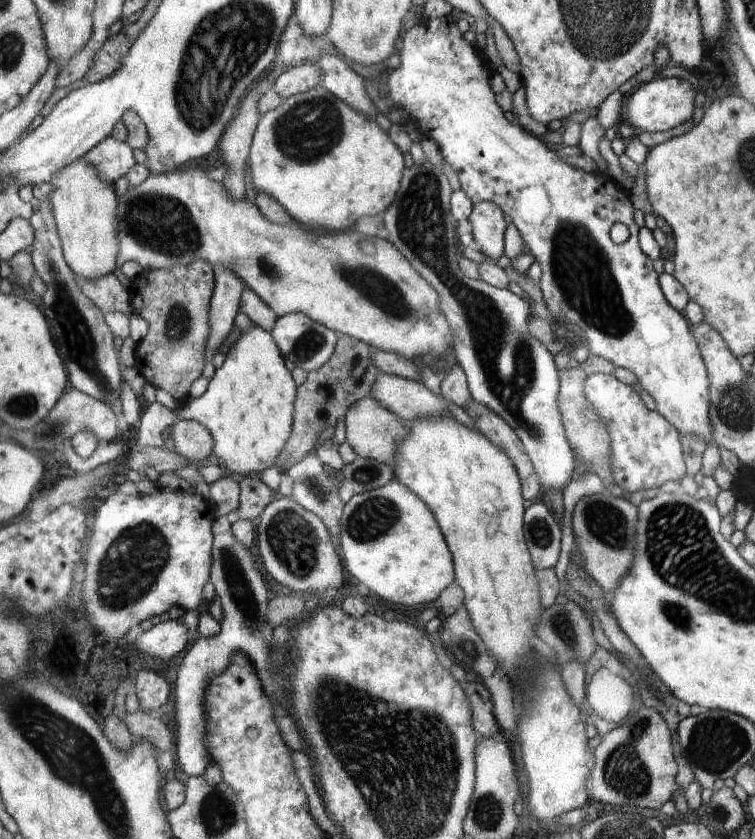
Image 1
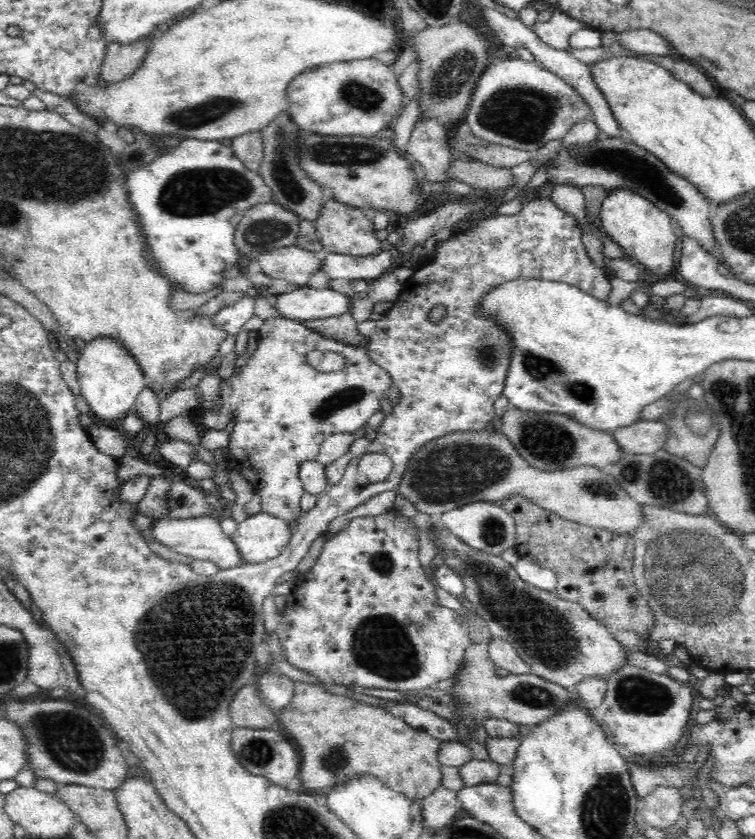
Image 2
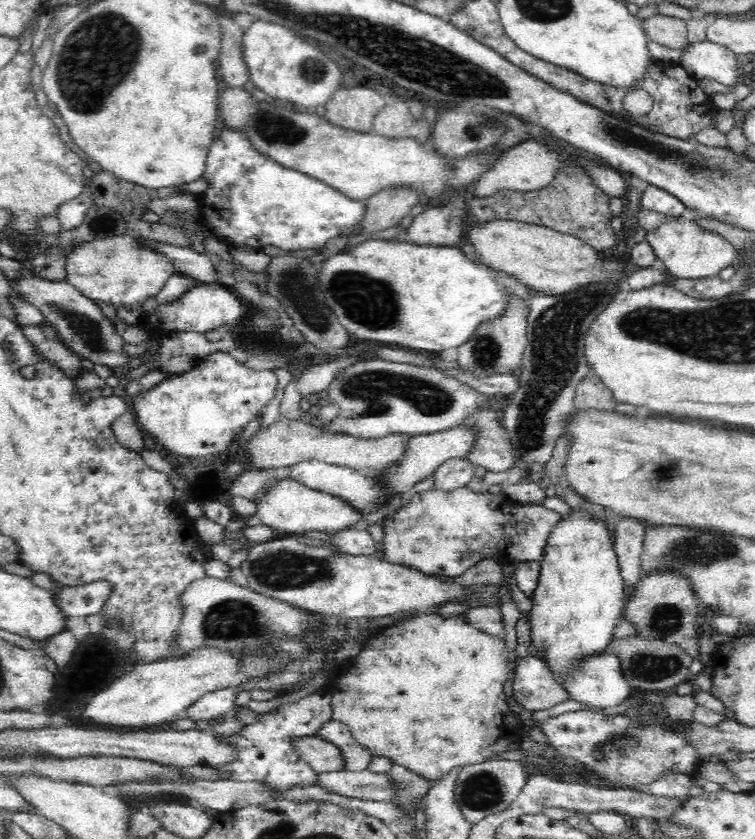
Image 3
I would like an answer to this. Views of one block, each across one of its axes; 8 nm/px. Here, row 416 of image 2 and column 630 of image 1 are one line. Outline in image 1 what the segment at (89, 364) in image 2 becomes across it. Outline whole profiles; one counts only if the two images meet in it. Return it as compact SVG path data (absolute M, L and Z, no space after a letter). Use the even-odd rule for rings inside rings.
M656 76L651 81L640 83L631 91L624 106L626 123L633 126L638 134L641 132L668 132L692 117L694 98L698 90L685 79L679 77L661 78Z

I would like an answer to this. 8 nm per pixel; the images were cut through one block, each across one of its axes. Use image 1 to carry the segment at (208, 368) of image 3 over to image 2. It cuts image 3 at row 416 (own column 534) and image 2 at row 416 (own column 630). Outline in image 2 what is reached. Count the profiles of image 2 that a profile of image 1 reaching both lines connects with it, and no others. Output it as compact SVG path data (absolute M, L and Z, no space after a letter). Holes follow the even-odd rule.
M284 317L280 318L270 318L270 320L264 320L263 325L254 335L256 340L258 340L257 350L250 356L248 363L240 370L240 372L234 372L229 381L224 382L222 380L222 384L220 384L220 405L222 408L220 410L209 410L209 408L203 408L204 402L202 398L202 402L196 406L191 411L191 415L194 413L200 413L200 417L202 417L202 425L204 427L208 427L209 429L213 428L215 432L219 430L224 430L228 423L232 418L235 418L235 424L233 426L234 430L231 435L231 439L229 442L229 461L227 468L238 469L246 480L250 482L252 487L254 487L255 493L260 495L262 499L261 510L264 513L268 513L274 515L278 518L283 518L284 520L297 520L300 518L300 512L302 509L300 508L300 501L302 495L305 493L302 481L299 477L299 466L302 461L311 461L317 458L319 453L319 448L322 442L326 440L329 436L332 436L336 433L353 433L356 430L360 430L360 428L364 428L366 424L368 424L368 420L380 410L380 406L382 406L382 400L386 398L388 394L388 390L390 390L390 386L392 386L392 378L390 375L380 368L378 365L374 365L372 359L368 357L367 351L364 348L348 345L342 341L338 341L338 339L326 338L325 335L321 335L318 332L314 332L309 328L306 328L303 324L300 324L299 321L290 320ZM314 351L324 351L324 352L338 352L343 358L346 358L347 366L344 370L338 370L334 372L325 372L316 370L314 367L310 367L308 365L308 354Z

